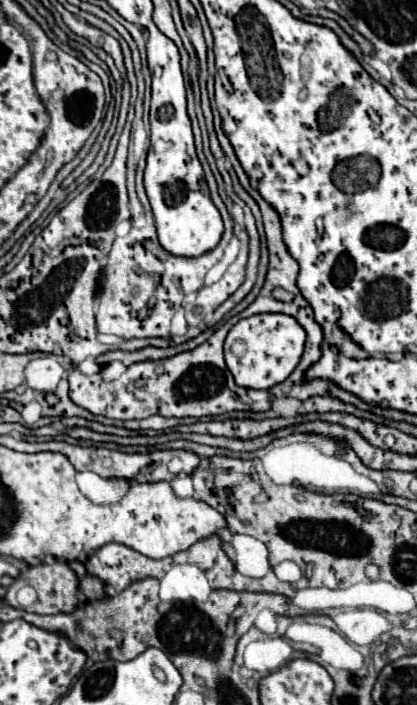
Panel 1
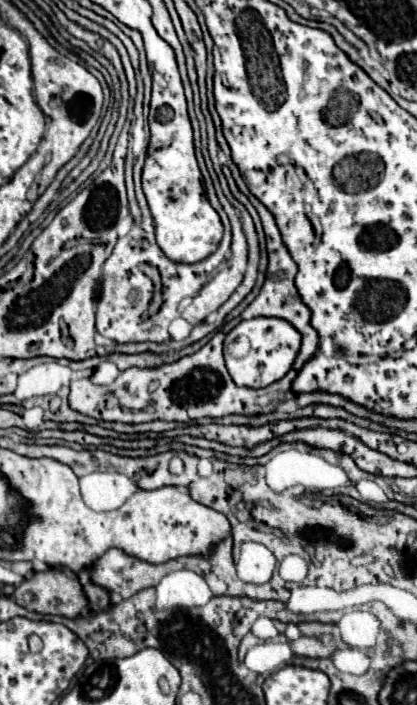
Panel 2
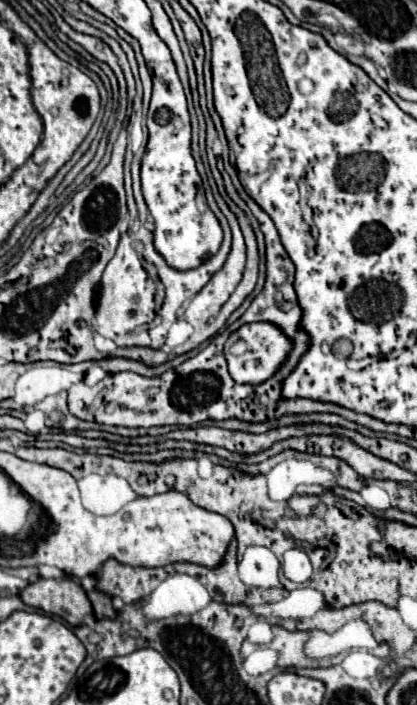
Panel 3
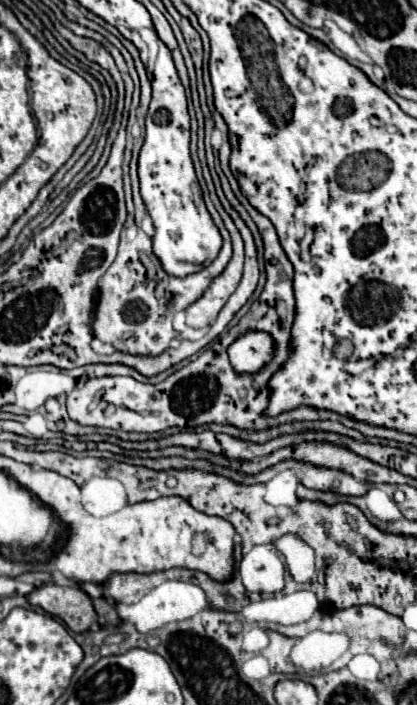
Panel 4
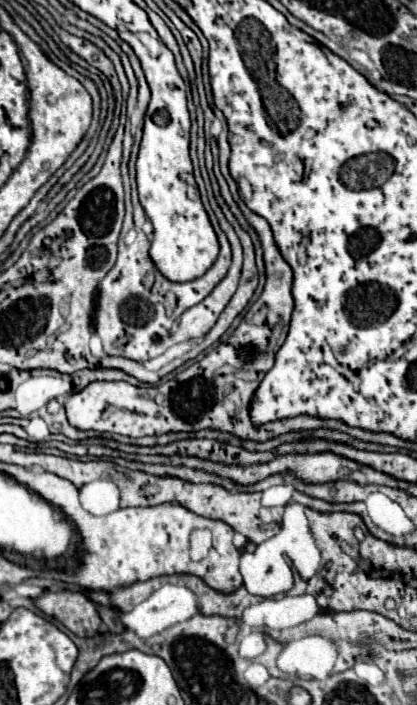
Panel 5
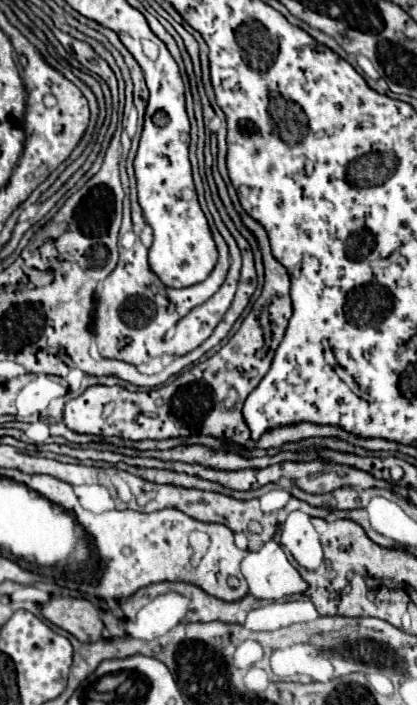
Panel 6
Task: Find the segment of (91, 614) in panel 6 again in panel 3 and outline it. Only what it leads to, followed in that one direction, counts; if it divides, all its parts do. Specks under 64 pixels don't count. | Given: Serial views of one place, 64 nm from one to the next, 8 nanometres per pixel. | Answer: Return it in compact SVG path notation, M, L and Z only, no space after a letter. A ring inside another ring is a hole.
M38 578L36 582L28 584L18 596L26 606L38 608L46 614L62 616L70 626L78 626L88 614L92 614L92 604L84 588L72 580L74 578Z

